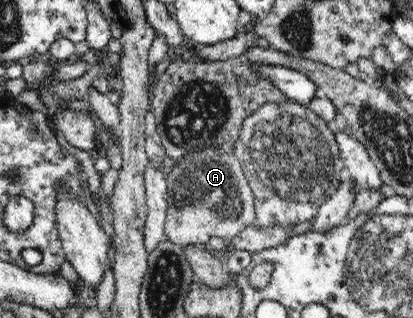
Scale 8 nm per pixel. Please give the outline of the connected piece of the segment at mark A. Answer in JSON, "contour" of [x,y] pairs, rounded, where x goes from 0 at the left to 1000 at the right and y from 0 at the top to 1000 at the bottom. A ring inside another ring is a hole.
{"contour":[[[479,469],[436,513],[409,513],[402,547],[407,654],[395,739],[407,758],[441,780],[501,774],[513,745],[538,748],[550,764],[615,704],[615,619],[564,472]]]}

